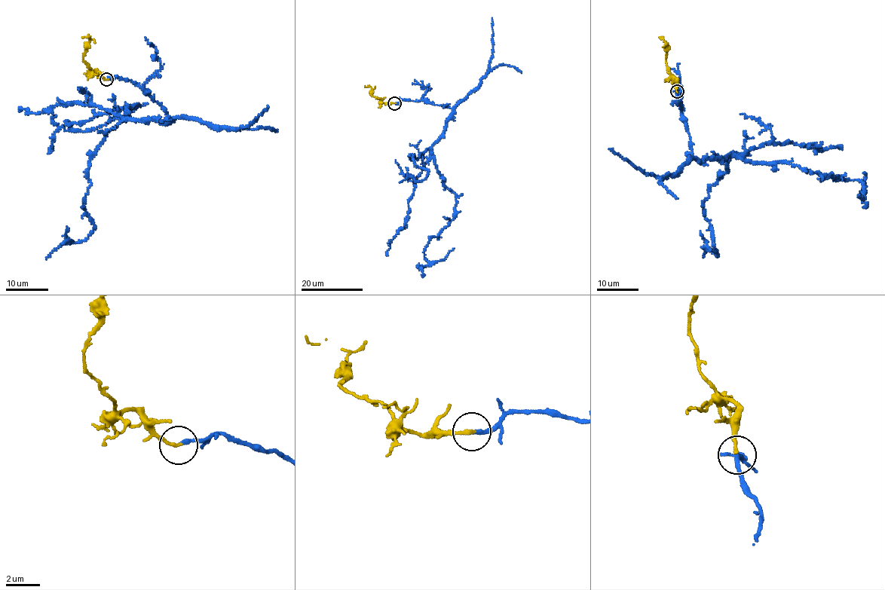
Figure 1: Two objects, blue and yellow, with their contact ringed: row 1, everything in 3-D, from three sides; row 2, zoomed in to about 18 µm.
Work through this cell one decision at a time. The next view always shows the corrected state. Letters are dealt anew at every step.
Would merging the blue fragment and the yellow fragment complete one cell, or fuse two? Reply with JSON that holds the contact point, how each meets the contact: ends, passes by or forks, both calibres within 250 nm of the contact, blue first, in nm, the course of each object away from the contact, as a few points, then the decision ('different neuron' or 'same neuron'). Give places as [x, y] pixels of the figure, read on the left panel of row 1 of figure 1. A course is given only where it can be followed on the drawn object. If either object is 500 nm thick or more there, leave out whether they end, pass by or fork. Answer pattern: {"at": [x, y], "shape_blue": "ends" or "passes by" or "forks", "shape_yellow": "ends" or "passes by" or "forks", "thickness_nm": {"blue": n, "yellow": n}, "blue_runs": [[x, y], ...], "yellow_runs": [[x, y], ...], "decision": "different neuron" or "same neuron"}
{"at": [106, 79], "shape_blue": "ends", "shape_yellow": "ends", "thickness_nm": {"blue": 200, "yellow": 190}, "blue_runs": [[106, 78], [136, 83], [172, 119], [125, 120], [137, 104], [65, 121], [78, 130], [107, 122]], "yellow_runs": [[106, 78], [92, 71], [84, 61], [89, 36], [82, 38]], "decision": "same neuron"}

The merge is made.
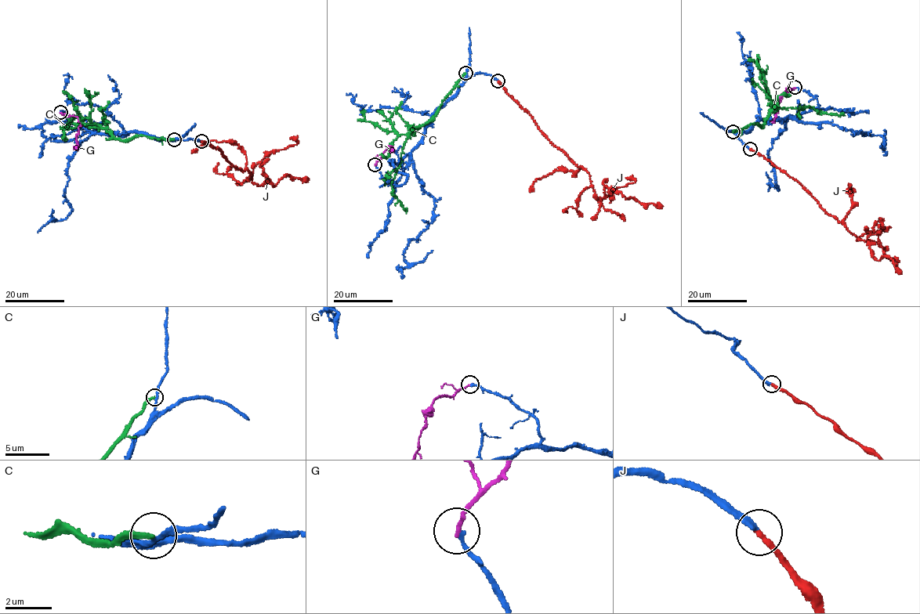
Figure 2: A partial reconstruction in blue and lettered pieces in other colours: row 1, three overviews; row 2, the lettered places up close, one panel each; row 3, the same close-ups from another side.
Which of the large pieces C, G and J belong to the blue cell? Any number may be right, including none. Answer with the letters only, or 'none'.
J

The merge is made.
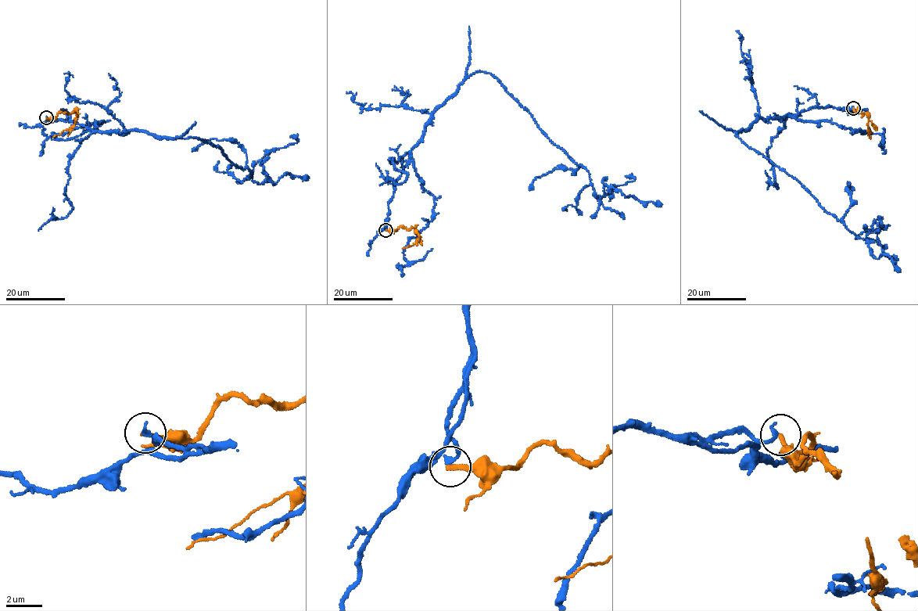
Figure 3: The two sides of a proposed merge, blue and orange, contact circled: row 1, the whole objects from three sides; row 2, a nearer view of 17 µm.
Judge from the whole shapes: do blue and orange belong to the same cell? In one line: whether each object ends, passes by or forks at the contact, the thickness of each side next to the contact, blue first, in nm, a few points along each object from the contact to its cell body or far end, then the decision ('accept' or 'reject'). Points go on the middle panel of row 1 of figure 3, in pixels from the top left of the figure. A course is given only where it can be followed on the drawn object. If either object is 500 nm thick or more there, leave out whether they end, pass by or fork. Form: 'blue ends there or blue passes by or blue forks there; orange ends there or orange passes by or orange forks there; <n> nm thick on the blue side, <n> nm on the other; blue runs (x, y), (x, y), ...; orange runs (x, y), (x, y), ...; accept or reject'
blue ends there; orange ends there; 220 nm thick on the blue side, 240 nm on the other; blue runs (385, 229), (394, 185), (425, 125), (465, 79), (485, 71), (588, 170), (600, 200), (605, 185), (662, 205); orange runs (385, 230), (396, 231), (402, 226), (415, 229), (418, 237), (413, 245), (403, 249); reject

